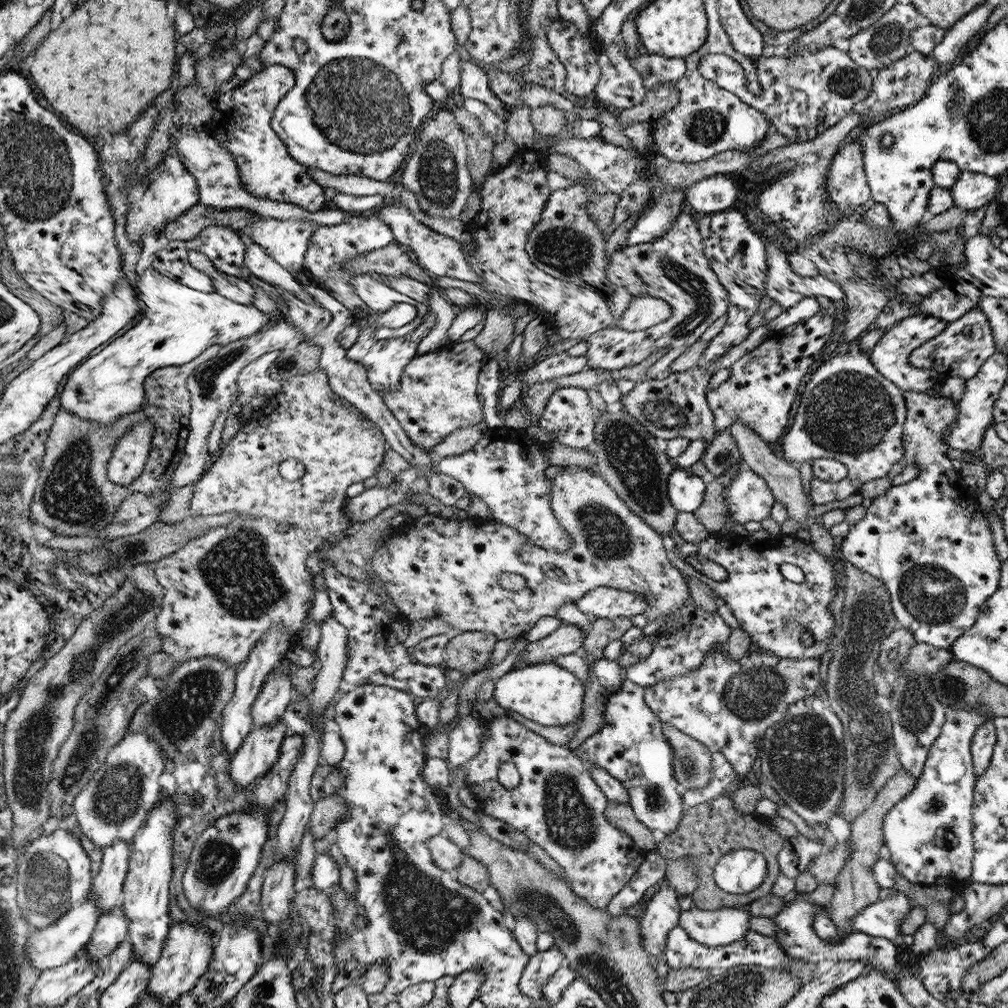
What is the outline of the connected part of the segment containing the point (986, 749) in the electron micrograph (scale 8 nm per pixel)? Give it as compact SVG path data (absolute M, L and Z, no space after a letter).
M987 720L982 727L979 727L979 730L976 730L972 740L971 754L973 757L973 772L977 778L985 774L990 767L996 740L992 720Z

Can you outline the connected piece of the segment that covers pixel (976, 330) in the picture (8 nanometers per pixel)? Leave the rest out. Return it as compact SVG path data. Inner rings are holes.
M976 307L968 310L960 318L949 322L936 338L924 342L920 348L914 348L908 357L911 366L937 370L942 380L950 377L968 380L978 374L980 368L996 352L996 339L994 339L988 317Z

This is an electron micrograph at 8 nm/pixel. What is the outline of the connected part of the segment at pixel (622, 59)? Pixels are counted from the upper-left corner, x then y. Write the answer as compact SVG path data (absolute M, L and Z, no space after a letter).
M618 41L606 45L598 57L600 79L593 101L614 111L640 106L647 90L640 72L630 64Z

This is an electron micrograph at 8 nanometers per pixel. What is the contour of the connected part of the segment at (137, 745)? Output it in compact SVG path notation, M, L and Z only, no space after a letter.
M135 727L112 748L94 777L75 796L71 811L78 820L82 836L102 850L115 843L131 844L146 823L146 816L158 803L158 779L165 769L165 757L160 748L140 727Z

